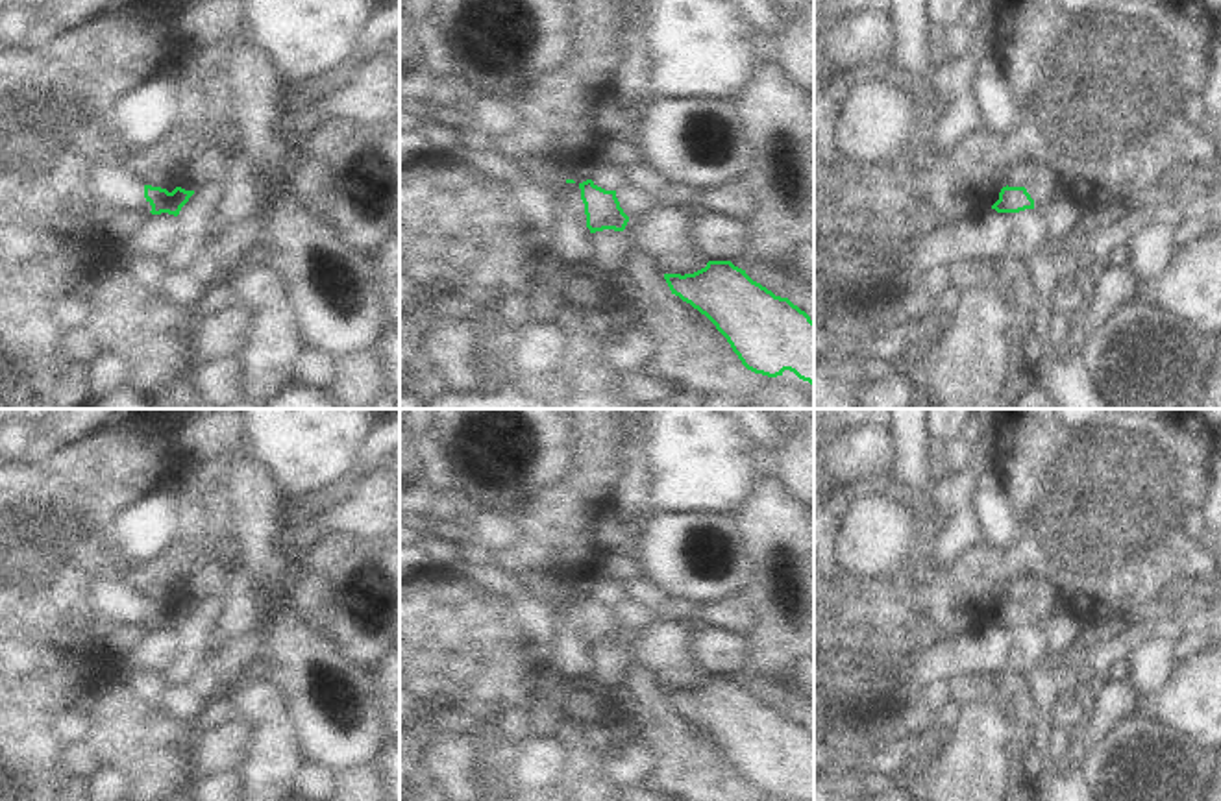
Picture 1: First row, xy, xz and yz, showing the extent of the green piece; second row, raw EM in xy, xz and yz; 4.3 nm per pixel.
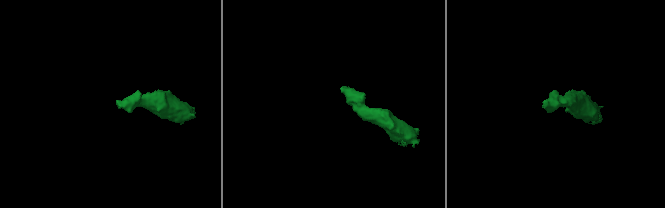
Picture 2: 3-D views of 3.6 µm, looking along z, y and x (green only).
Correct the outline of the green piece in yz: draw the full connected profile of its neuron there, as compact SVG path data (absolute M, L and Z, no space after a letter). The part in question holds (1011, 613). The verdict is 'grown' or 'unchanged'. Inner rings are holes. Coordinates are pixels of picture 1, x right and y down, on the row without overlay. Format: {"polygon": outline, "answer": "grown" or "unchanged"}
{"polygon": "M1003 601L999 614L992 620L997 627L1019 627L1025 623L1034 623L1034 614L1025 601Z", "answer": "unchanged"}

